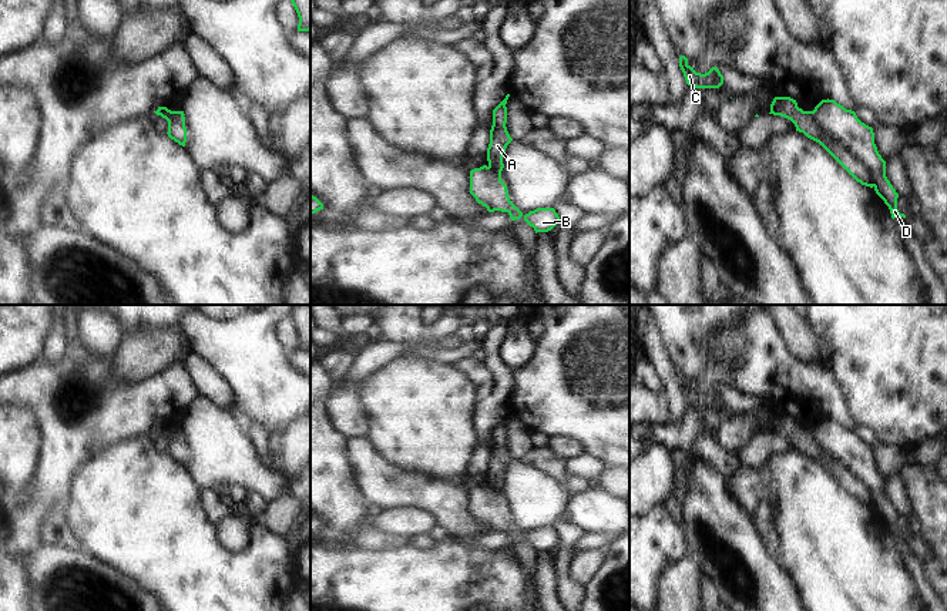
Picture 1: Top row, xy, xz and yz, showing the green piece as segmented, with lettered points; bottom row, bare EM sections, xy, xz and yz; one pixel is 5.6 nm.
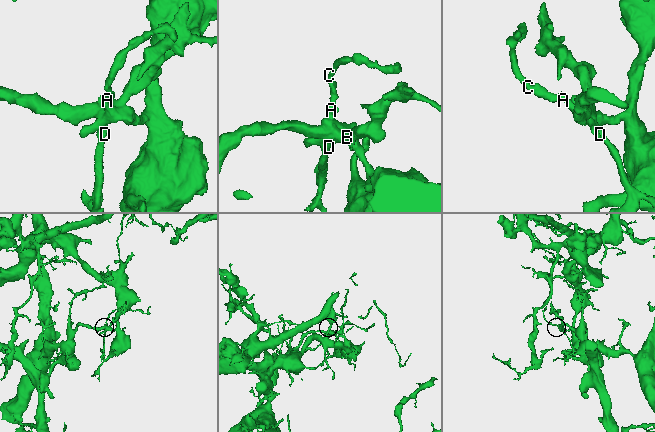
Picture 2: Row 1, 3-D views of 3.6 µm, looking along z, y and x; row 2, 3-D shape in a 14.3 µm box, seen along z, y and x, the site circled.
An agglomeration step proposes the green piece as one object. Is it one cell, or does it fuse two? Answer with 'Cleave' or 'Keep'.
Cleave.

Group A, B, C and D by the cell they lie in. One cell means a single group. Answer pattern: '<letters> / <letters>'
A C / B D

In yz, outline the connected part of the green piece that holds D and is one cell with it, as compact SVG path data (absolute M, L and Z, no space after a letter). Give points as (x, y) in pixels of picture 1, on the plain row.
M822 419L813 429L819 440L872 493L876 513L889 526L891 537L903 536L897 528L899 513L886 496L886 480L874 463L873 447L862 442L856 432L834 419Z

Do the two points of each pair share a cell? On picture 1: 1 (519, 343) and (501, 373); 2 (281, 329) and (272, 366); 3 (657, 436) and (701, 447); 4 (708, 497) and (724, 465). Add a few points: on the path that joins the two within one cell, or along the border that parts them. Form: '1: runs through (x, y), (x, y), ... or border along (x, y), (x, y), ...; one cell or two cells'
1: border along (504, 332), (500, 341), (499, 356), (511, 369); two cells
2: border along (279, 319), (275, 336), (288, 351); two cells
3: border along (702, 412), (707, 420), (707, 430), (688, 450); two cells
4: border along (692, 453), (714, 465), (726, 480); two cells

